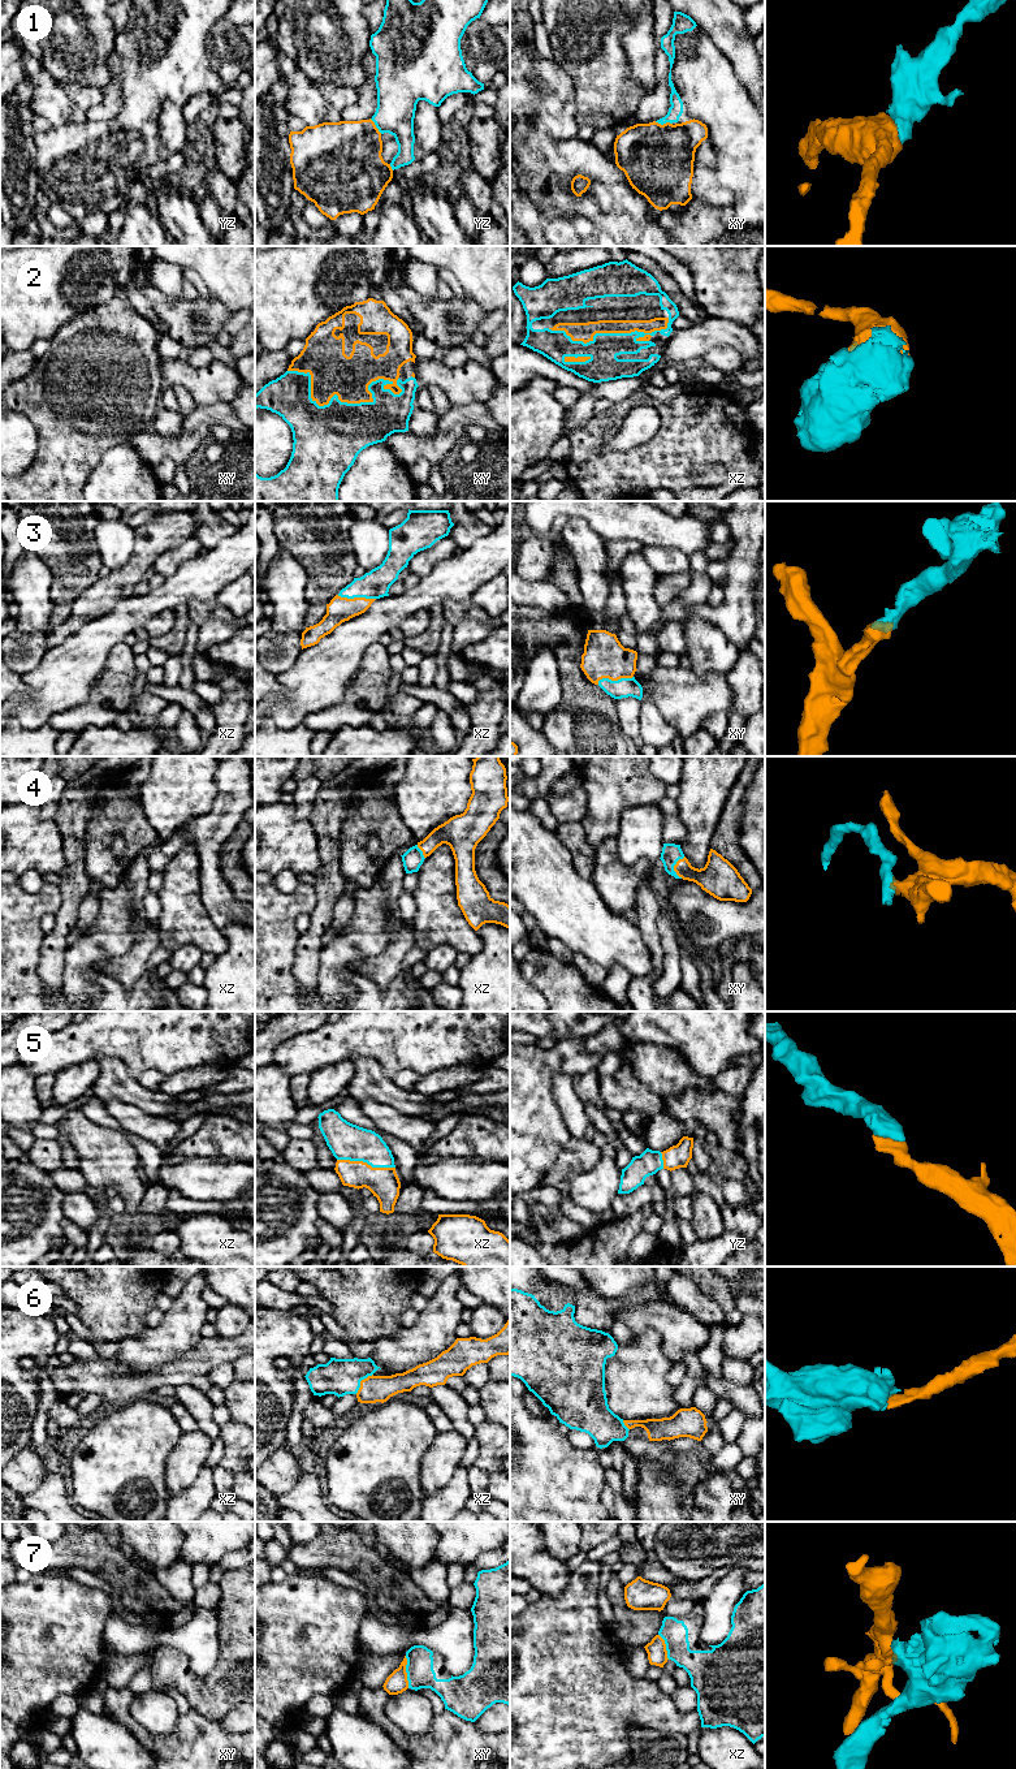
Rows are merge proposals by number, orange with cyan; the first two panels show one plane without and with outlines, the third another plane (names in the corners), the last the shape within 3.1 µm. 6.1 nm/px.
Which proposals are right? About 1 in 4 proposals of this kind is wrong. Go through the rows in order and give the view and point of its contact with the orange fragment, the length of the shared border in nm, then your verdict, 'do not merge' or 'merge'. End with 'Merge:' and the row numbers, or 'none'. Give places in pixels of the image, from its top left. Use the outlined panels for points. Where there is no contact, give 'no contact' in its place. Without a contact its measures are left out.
1: contact xy (664, 124); length 110 nm; merge
2: contact xy (347, 402); length 700 nm; merge
3: contact xz (357, 598); length 240 nm; merge
4: contact xy (674, 866); length 140 nm; merge
5: contact xz (366, 1163); length 360 nm; merge
6: contact xz (360, 1381); length 170 nm; merge
7: contact xy (405, 1672); length 200 nm; do not merge
Merge: 1, 2, 3, 4, 5, 6

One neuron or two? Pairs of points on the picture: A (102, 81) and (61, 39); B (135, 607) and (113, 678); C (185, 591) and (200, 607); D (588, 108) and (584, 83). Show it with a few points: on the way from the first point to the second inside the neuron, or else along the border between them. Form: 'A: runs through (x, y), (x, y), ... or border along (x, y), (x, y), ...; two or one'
A: runs through (93, 70), (72, 50); one
B: border along (115, 644), (108, 656), (107, 665), (100, 673); two
C: border along (215, 599), (190, 599), (185, 604); two
D: runs through (588, 102), (588, 90); one

